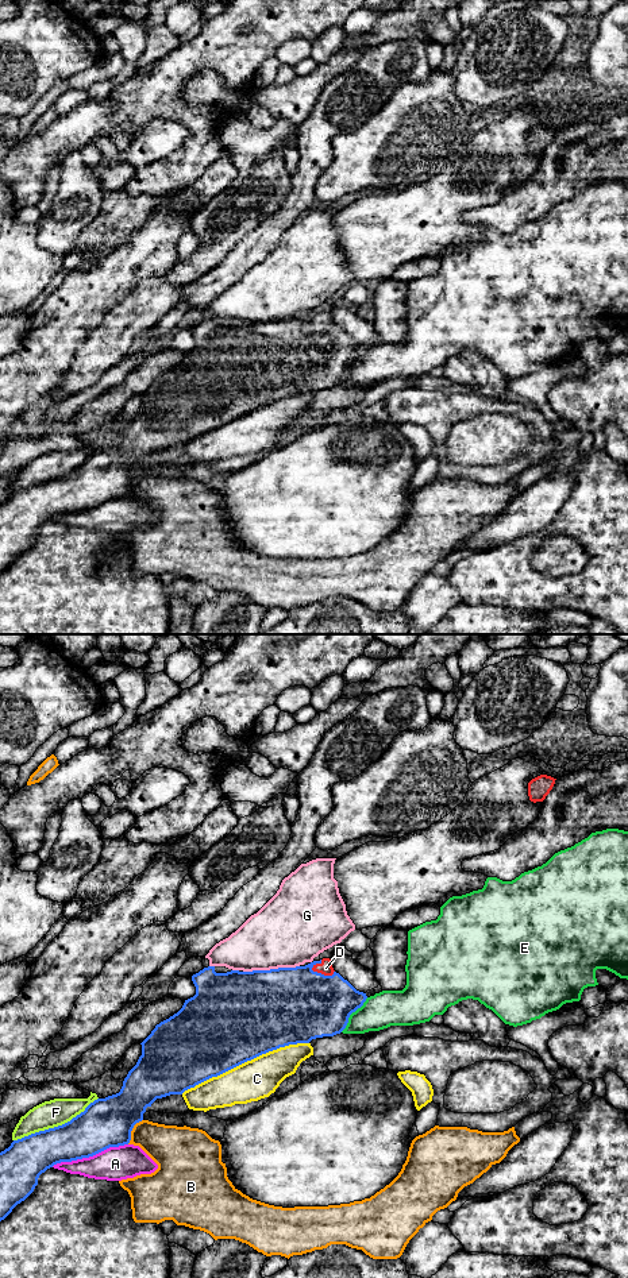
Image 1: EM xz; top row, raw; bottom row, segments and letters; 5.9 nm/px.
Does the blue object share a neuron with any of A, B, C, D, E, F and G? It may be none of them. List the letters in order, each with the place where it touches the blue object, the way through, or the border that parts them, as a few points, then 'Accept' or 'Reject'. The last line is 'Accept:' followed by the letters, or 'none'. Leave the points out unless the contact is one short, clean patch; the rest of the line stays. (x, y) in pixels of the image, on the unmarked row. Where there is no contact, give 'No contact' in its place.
A: Touches blue at xz (89, 508). Reject
B: Touches blue at xz (131, 482). Reject
C: Touches blue at xz (245, 413). Reject
D: Touches blue at xz (323, 327). Path across: xz (295, 358), (323, 327), (326, 320). Accept
E: Touches blue at xz (351, 365). Reject
F: Touches blue at xz (56, 479). Reject
G: Touches blue at xz (270, 321). Reject
Accept: D

